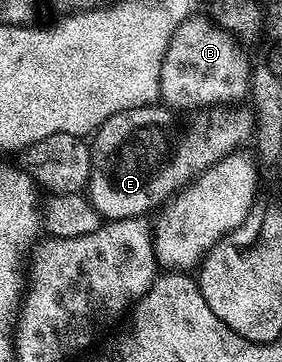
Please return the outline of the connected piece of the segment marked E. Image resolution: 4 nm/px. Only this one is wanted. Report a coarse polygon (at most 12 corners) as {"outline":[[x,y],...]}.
{"outline":[[164,105],[92,135],[87,199],[105,220],[164,207],[255,126],[237,108],[180,126]]}

